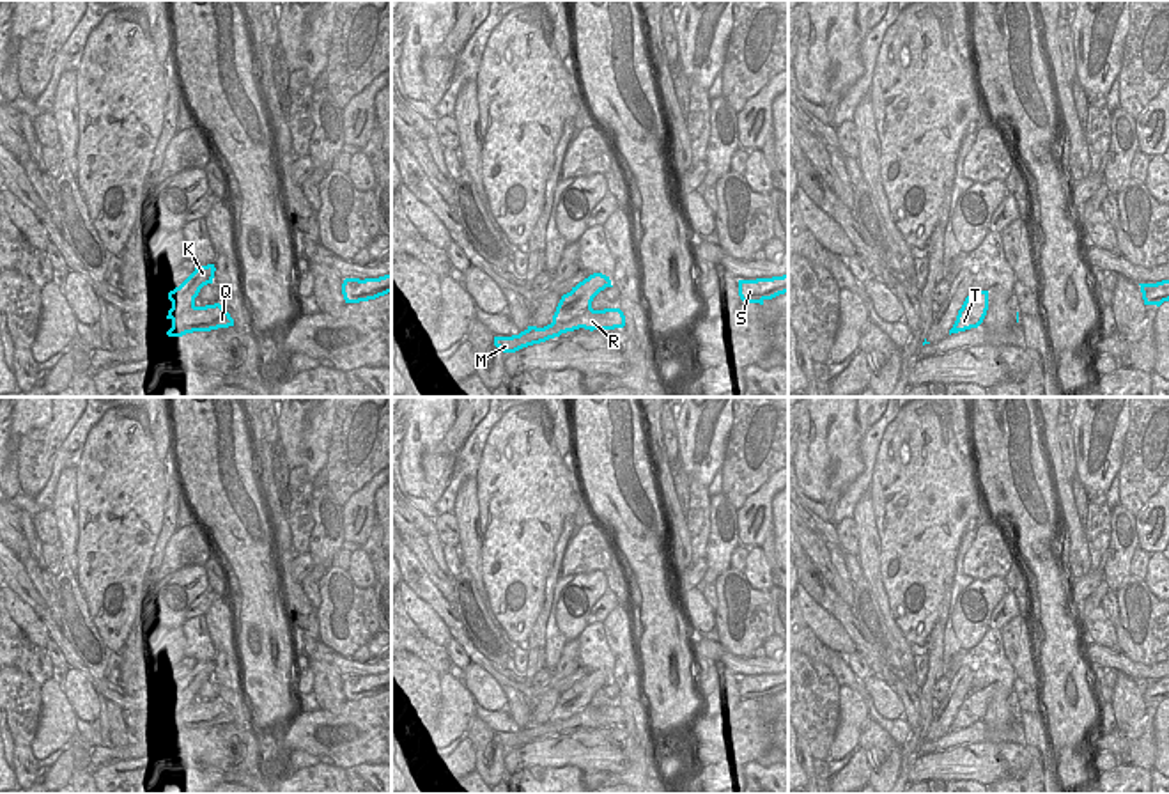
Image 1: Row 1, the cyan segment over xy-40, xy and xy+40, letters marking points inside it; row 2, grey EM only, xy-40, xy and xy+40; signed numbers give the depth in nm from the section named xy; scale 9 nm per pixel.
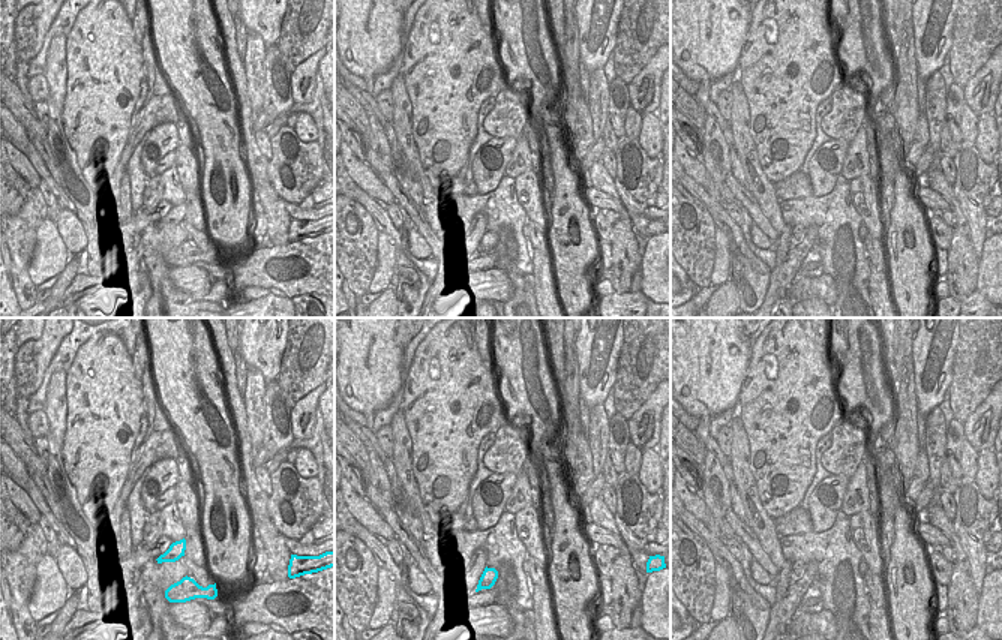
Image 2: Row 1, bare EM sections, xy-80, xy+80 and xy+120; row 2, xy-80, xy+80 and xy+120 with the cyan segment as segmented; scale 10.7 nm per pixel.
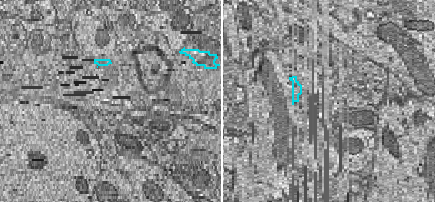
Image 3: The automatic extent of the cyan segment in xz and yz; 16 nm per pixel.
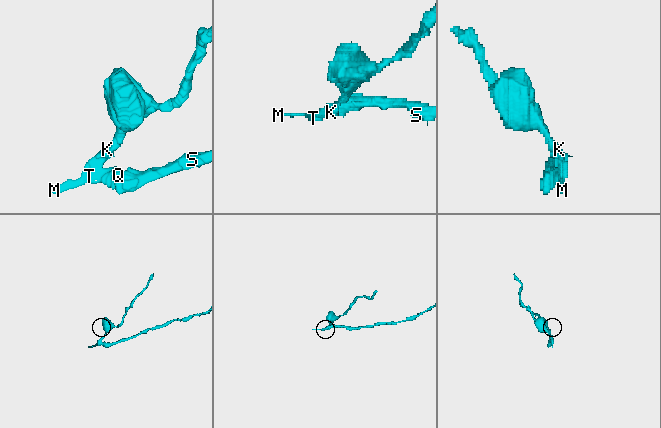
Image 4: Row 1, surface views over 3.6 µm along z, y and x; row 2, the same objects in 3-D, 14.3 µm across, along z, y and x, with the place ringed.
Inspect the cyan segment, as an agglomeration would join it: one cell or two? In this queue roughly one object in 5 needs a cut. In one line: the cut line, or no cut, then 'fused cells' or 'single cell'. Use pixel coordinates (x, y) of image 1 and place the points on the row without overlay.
cut xy (596, 690), (580, 690), (572, 697), (560, 700); fused cells

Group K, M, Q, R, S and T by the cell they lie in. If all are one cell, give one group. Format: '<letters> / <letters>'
K / M Q R S T

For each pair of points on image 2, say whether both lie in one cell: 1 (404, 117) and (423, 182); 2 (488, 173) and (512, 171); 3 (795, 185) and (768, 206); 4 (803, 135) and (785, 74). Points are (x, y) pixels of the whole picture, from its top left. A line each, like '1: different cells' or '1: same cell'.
1: same cell
2: different cells
3: different cells
4: same cell

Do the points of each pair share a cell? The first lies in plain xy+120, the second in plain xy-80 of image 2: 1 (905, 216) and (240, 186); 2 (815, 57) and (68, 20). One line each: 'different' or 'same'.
1: same
2: different

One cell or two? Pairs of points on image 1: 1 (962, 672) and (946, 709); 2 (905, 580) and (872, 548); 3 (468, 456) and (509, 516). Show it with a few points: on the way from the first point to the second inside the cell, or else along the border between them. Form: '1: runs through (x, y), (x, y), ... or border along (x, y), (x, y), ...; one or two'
1: runs through (960, 681), (953, 700); one
2: border along (874, 514), (879, 539), (879, 575), (888, 596); two
3: border along (491, 429), (473, 477); two

